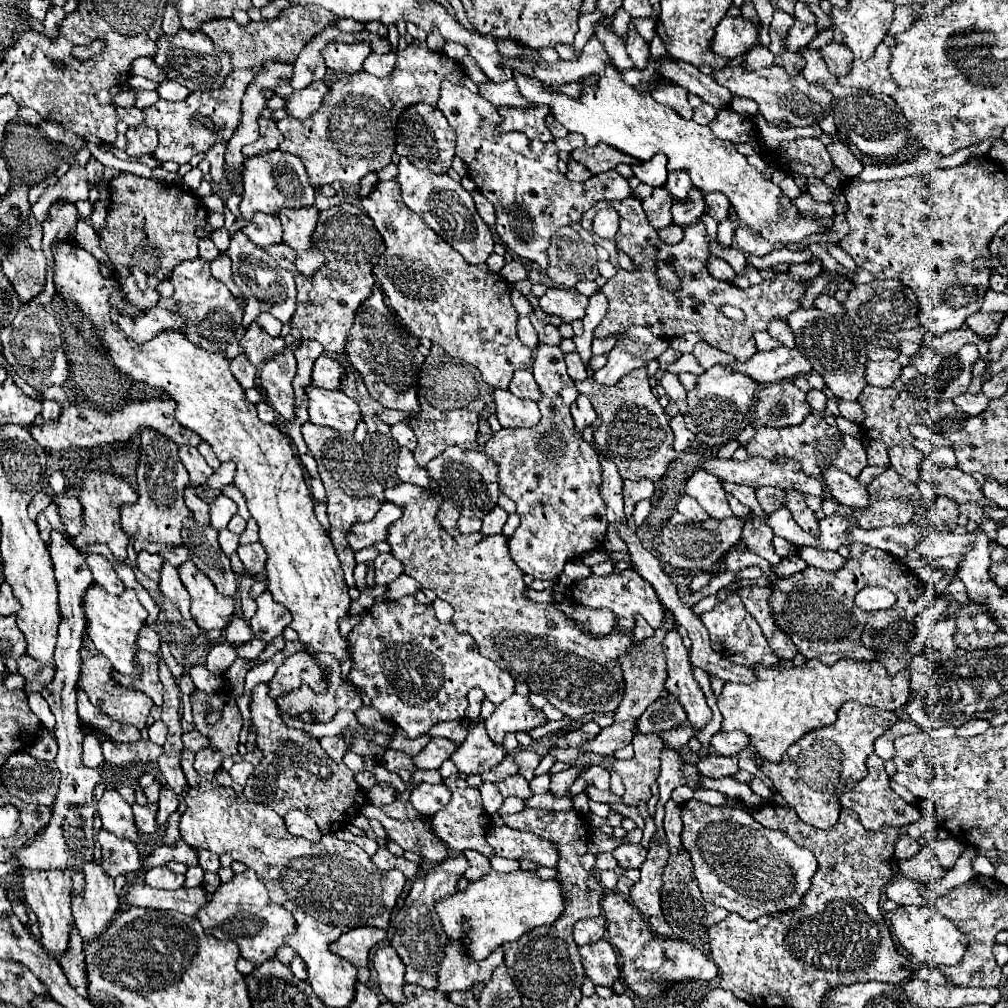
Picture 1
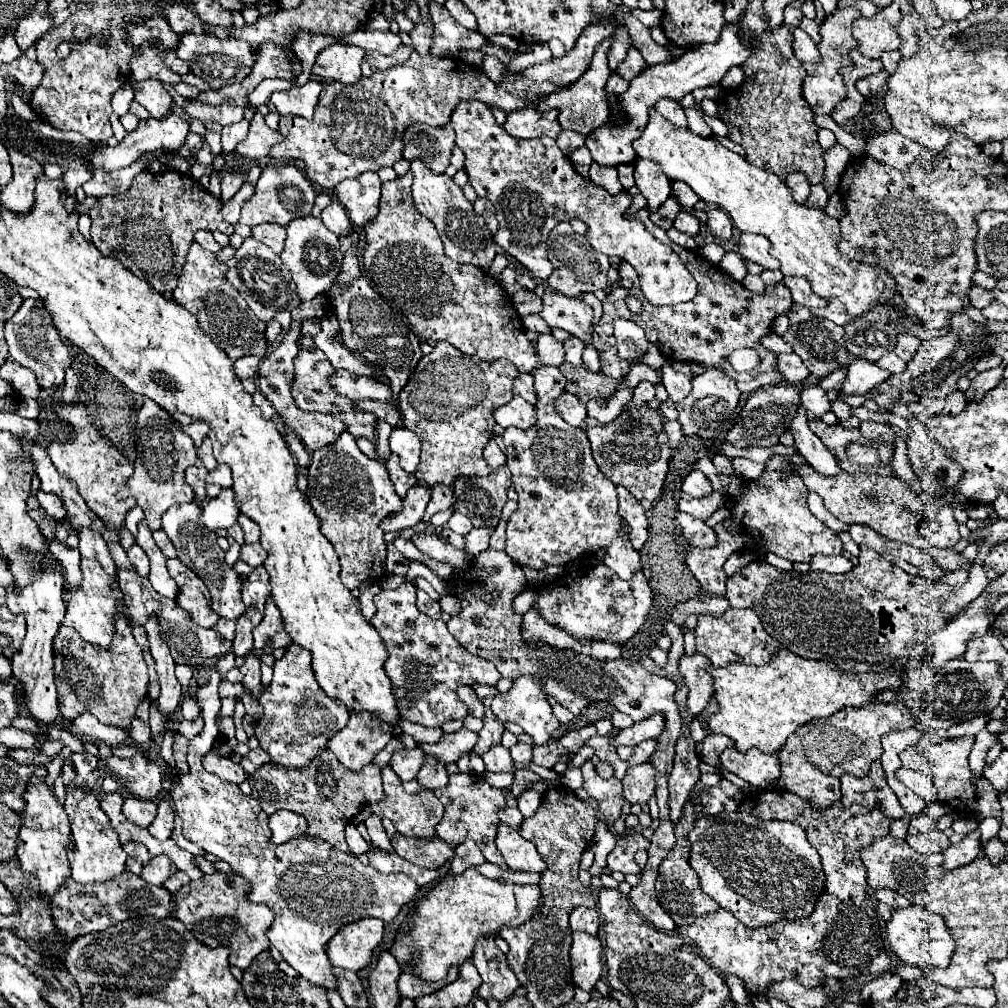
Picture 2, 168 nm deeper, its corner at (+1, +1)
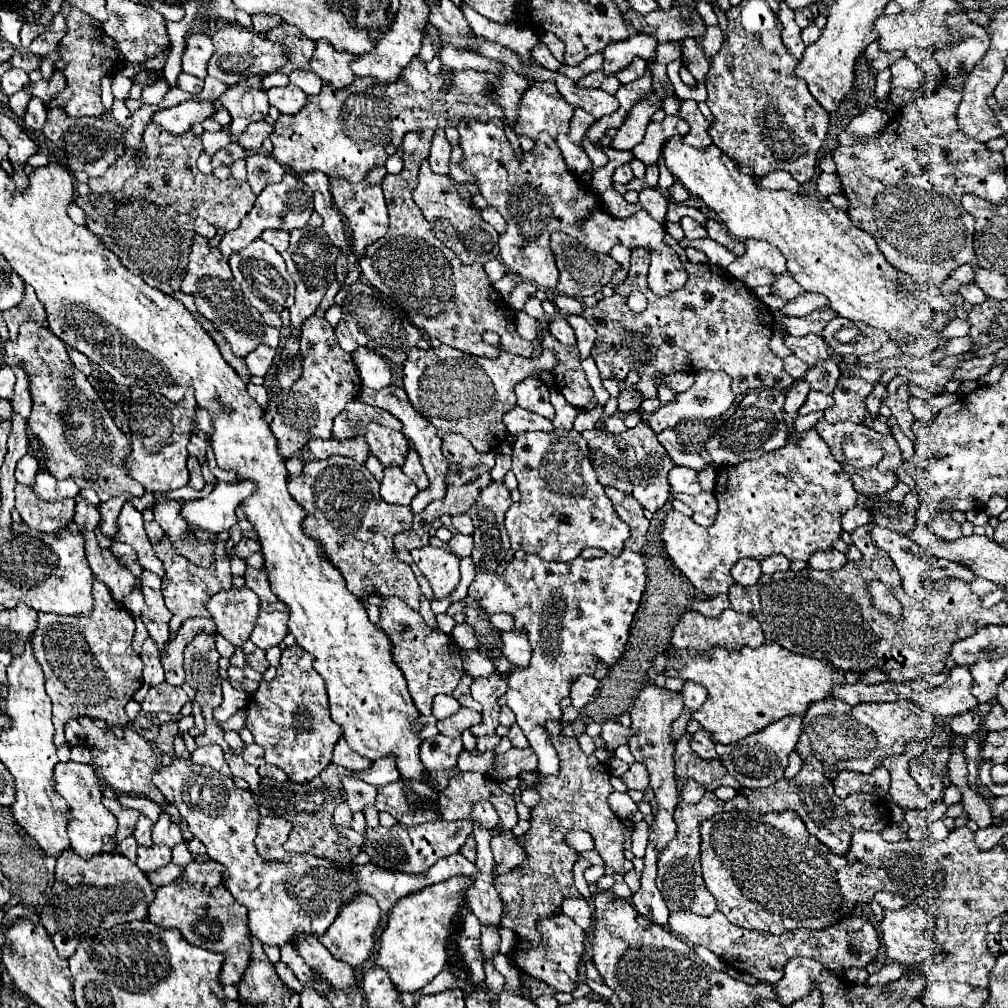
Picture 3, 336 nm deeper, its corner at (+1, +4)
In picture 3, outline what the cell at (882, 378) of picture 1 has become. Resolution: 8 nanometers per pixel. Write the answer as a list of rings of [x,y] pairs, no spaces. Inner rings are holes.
[[[845,377],[837,381],[837,387],[833,391],[835,405],[825,411],[825,421],[837,423],[837,421],[851,421],[863,425],[865,419],[877,419],[877,415],[871,415],[865,407],[865,397],[873,391],[873,383],[857,377]]]

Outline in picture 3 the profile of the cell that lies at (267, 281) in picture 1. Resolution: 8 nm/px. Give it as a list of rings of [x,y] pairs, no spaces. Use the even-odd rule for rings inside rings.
[[[261,239],[253,241],[249,247],[233,253],[229,257],[229,265],[233,269],[235,281],[241,285],[241,291],[245,293],[249,303],[253,307],[257,307],[261,313],[265,313],[265,311],[281,313],[283,309],[289,309],[293,305],[293,293],[295,293],[293,279],[289,277],[289,273],[285,269],[283,257],[269,243],[265,243]]]

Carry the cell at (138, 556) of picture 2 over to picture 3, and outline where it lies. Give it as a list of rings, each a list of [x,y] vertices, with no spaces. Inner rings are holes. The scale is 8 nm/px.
[[[113,543],[109,547],[109,551],[125,569],[129,569],[135,577],[141,577],[141,565],[137,561],[137,555],[135,555],[133,547],[129,547],[127,543]]]

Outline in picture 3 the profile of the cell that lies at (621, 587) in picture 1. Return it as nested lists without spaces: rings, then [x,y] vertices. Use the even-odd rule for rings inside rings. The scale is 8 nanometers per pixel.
[[[623,549],[621,555],[603,555],[599,559],[583,559],[577,557],[571,563],[555,563],[537,557],[535,553],[525,559],[513,557],[507,569],[501,575],[477,573],[475,581],[469,587],[469,597],[477,599],[481,607],[489,613],[509,613],[513,617],[513,631],[523,631],[529,637],[533,657],[527,669],[513,671],[509,675],[509,691],[499,697],[499,705],[507,705],[517,715],[517,725],[523,729],[529,745],[539,757],[539,773],[557,775],[559,773],[559,757],[549,741],[549,733],[545,731],[547,719],[561,719],[561,699],[569,697],[571,683],[581,675],[593,675],[597,671],[597,661],[603,661],[607,667],[615,665],[627,645],[629,627],[633,615],[639,607],[641,595],[645,589],[645,565],[639,553],[631,549]]]

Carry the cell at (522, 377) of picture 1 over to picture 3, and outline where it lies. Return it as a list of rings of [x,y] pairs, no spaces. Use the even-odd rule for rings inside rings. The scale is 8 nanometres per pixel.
[[[527,377],[515,387],[515,395],[517,395],[519,407],[533,411],[537,415],[543,415],[545,419],[555,417],[555,409],[549,403],[549,387],[541,379]]]

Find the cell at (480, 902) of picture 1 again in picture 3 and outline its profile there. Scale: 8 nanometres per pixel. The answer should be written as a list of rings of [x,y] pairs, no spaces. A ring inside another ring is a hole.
[[[461,875],[435,885],[429,885],[417,893],[401,897],[389,911],[387,927],[379,939],[379,951],[375,965],[387,971],[399,993],[413,993],[427,985],[447,963],[447,939],[453,935],[453,917],[465,909],[465,893],[471,879]]]

